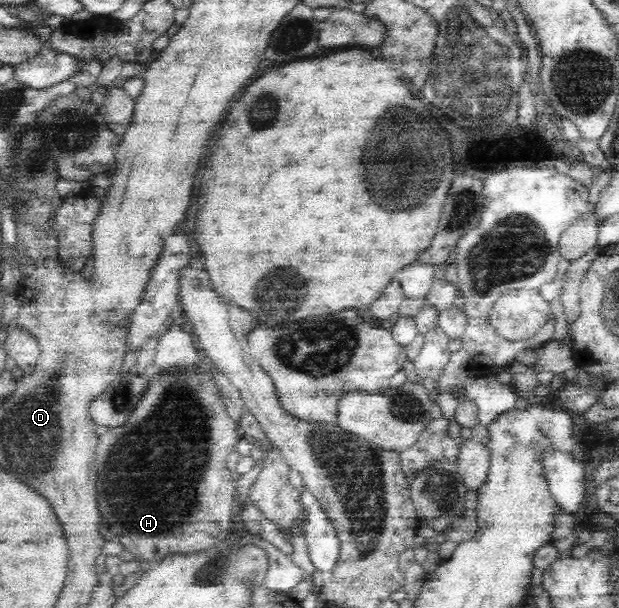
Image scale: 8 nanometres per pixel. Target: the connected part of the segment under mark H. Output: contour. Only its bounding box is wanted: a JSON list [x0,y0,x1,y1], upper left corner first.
[95,360,243,564]

